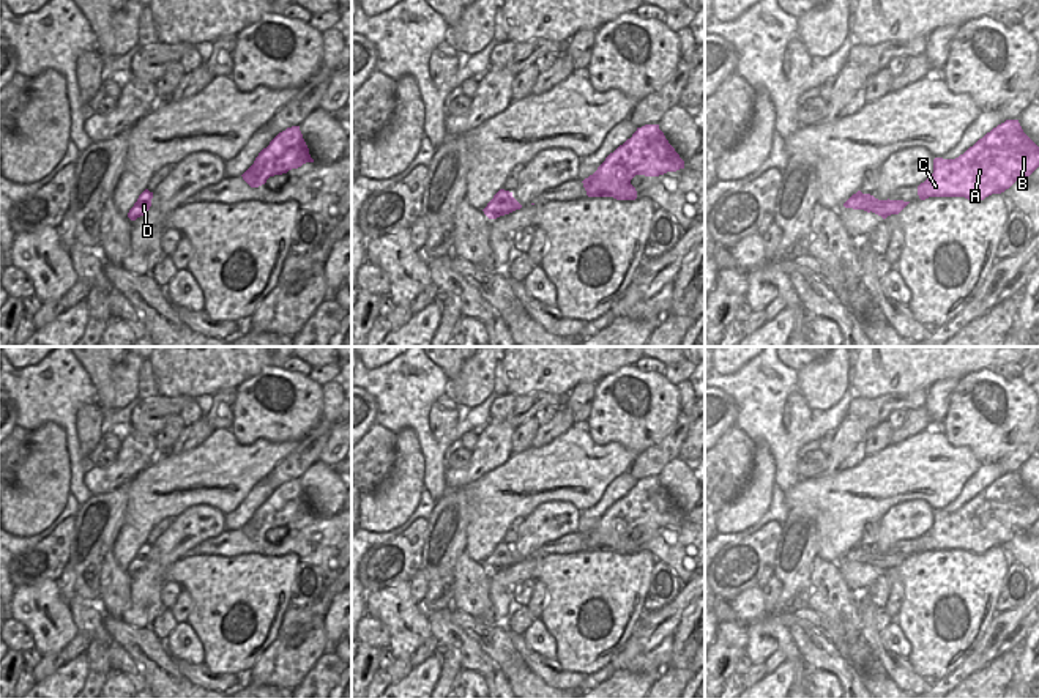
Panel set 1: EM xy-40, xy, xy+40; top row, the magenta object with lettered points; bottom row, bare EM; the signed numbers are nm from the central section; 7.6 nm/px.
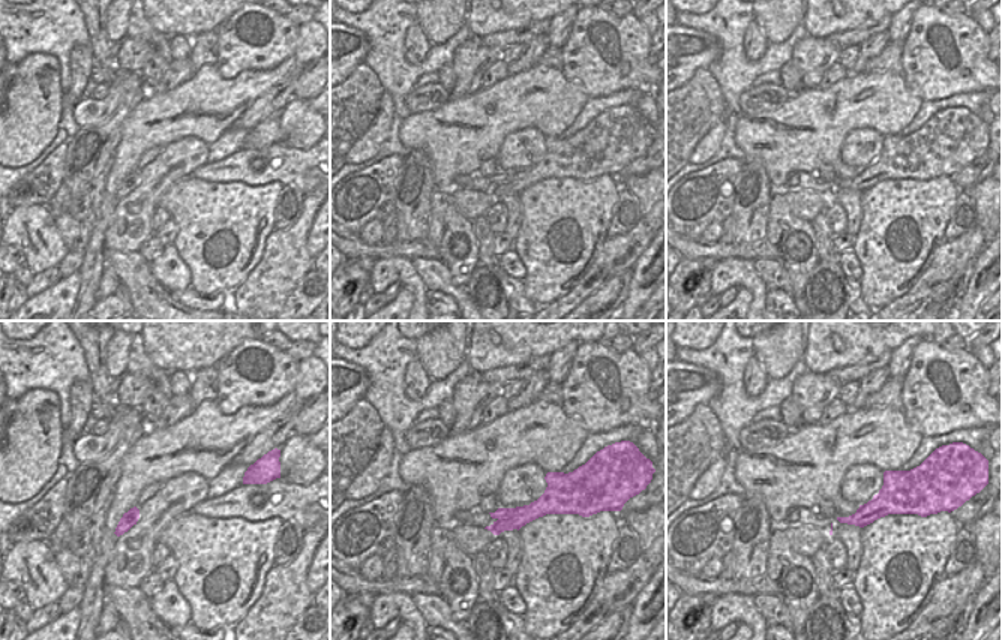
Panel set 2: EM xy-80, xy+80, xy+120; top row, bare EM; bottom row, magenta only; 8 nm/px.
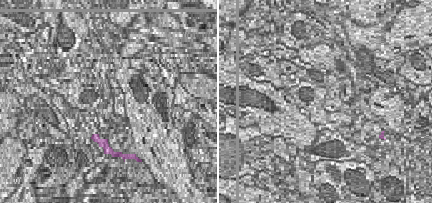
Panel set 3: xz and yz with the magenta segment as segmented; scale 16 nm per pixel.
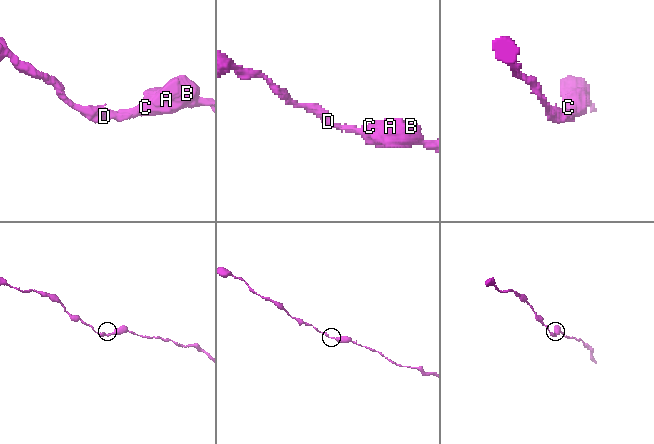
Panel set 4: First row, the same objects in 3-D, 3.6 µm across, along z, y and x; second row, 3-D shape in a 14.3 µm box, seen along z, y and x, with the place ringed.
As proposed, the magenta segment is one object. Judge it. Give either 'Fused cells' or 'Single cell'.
Single cell.

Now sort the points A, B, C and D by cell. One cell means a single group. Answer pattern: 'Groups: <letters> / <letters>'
Groups: A B C D.

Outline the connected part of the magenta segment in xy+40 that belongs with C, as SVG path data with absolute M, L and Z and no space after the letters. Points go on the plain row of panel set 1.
M1006 473L959 511L935 511L933 526L918 539L918 548L921 553L929 550L984 553L1004 545L1037 520L1039 499L1023 485L1019 473Z

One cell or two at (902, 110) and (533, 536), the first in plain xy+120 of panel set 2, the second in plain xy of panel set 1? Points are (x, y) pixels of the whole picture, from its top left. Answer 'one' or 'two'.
two

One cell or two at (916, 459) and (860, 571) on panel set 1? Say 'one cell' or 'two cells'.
two cells

